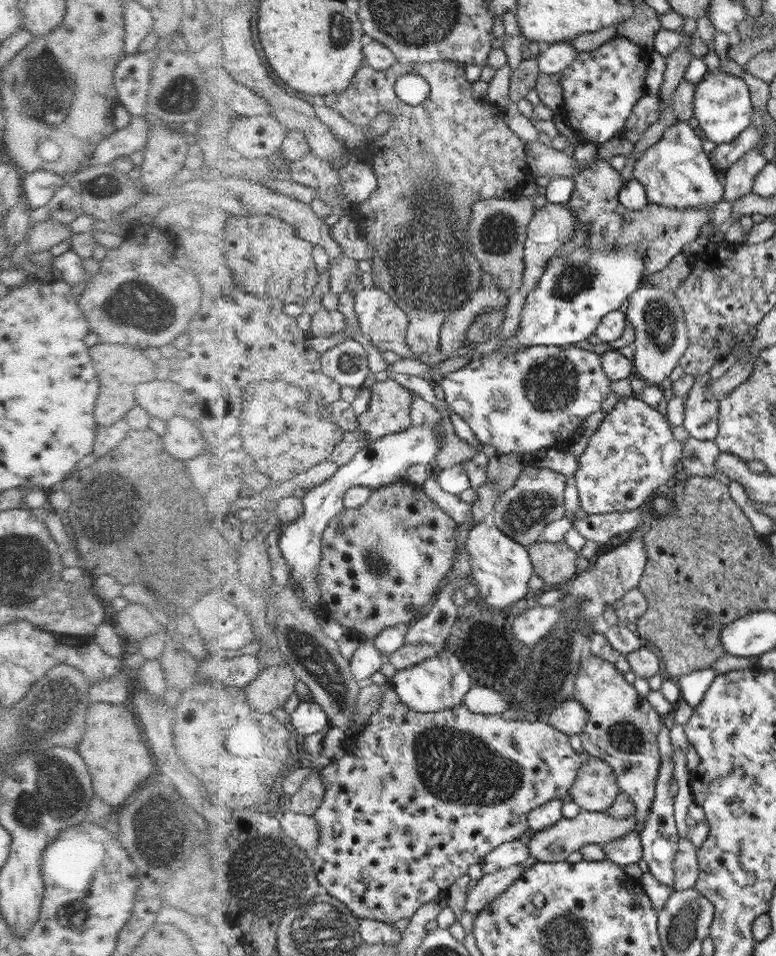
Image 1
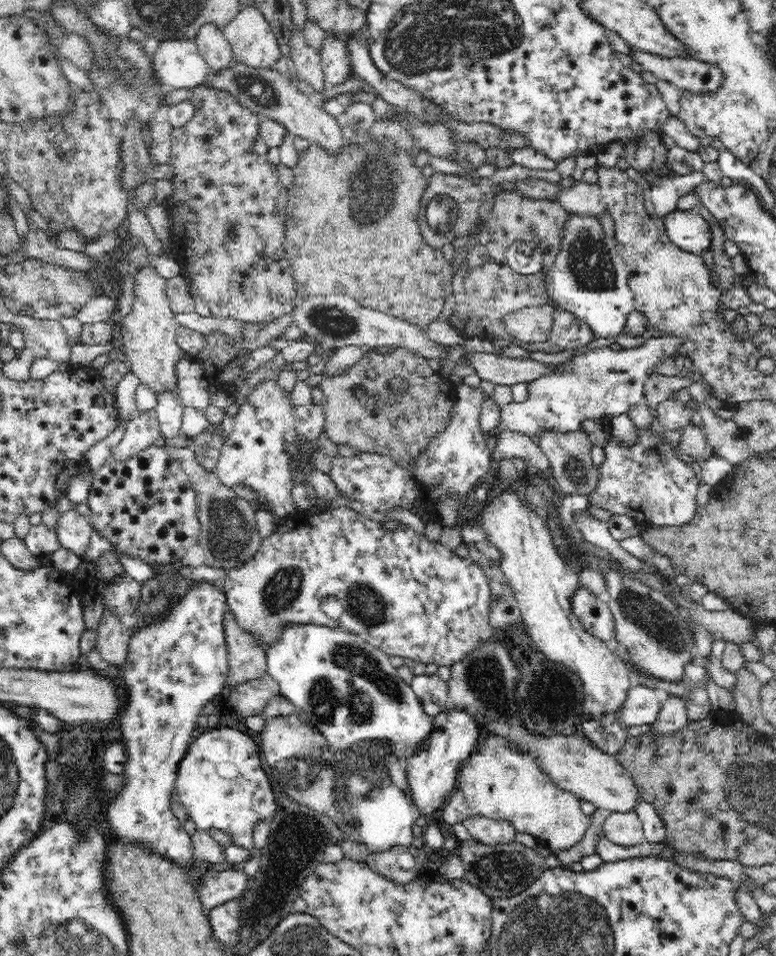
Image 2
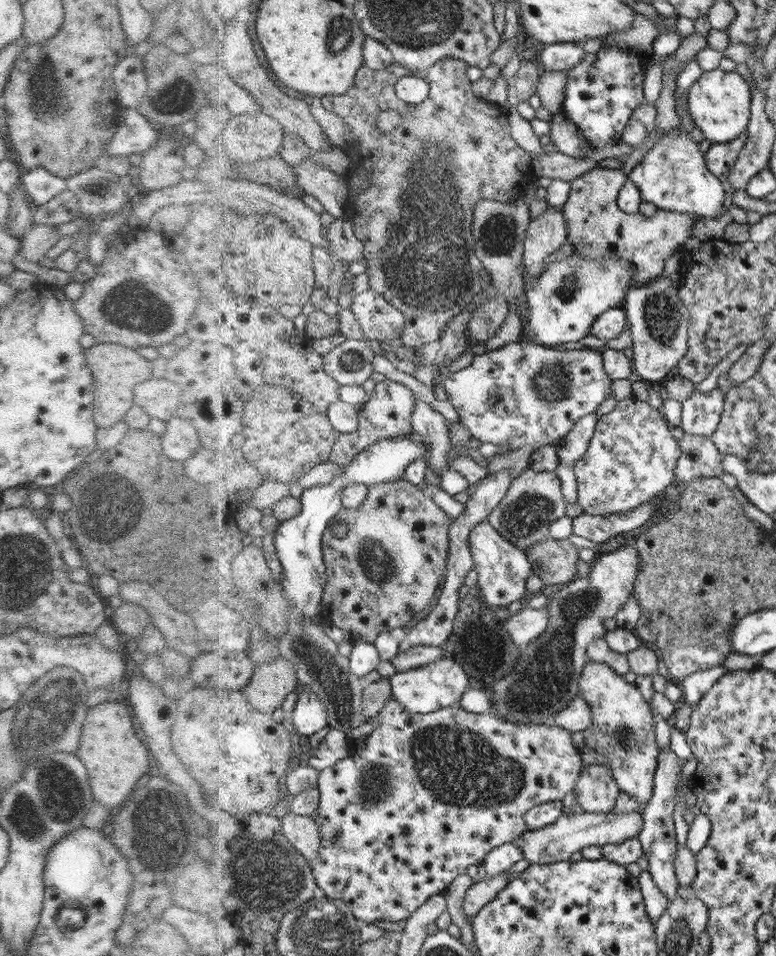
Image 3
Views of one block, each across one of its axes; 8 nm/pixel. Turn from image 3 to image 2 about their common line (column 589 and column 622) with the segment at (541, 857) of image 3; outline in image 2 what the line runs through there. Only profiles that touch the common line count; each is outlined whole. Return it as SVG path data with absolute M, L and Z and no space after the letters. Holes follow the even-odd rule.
M633 811L613 812L604 822L604 834L612 843L630 847L646 841L642 821Z

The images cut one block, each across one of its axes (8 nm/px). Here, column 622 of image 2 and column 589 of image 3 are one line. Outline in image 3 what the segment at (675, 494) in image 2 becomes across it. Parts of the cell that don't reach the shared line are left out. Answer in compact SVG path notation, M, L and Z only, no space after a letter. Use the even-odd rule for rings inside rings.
M629 399L624 401L618 401L616 408L610 412L600 417L595 424L595 431L591 441L589 442L589 447L587 451L583 454L583 457L580 458L576 465L574 466L574 476L577 482L577 504L580 504L583 508L583 512L590 515L609 515L609 514L620 514L625 513L634 509L637 509L639 506L644 505L644 502L648 502L652 496L656 494L660 495L660 492L672 482L674 478L674 468L676 468L676 460L681 456L680 454L680 442L676 442L670 434L670 429L666 426L662 414L658 410L651 408L647 402L640 402L636 399Z

